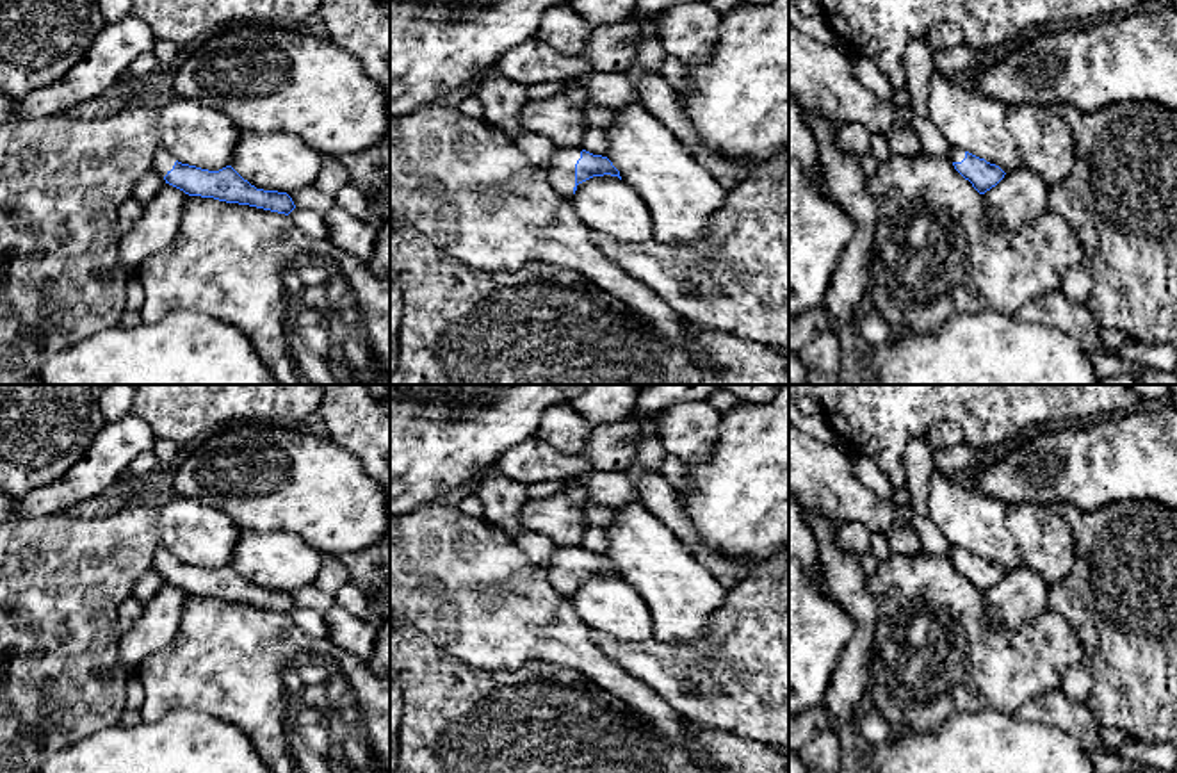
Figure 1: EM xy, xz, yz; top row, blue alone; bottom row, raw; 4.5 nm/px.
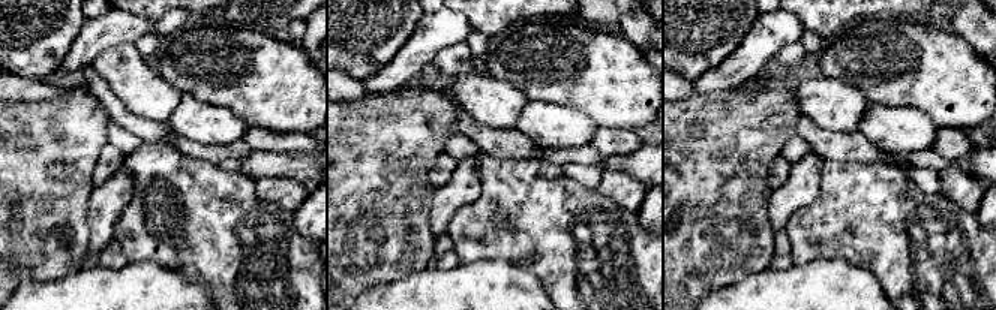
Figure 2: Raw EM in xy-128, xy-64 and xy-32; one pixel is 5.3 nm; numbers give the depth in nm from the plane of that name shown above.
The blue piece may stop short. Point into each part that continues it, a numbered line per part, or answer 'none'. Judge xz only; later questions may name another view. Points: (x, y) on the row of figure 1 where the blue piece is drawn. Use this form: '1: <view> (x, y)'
1: xz (561, 170)

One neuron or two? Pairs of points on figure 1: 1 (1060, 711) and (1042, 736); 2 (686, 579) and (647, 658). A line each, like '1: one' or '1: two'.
1: two
2: two

